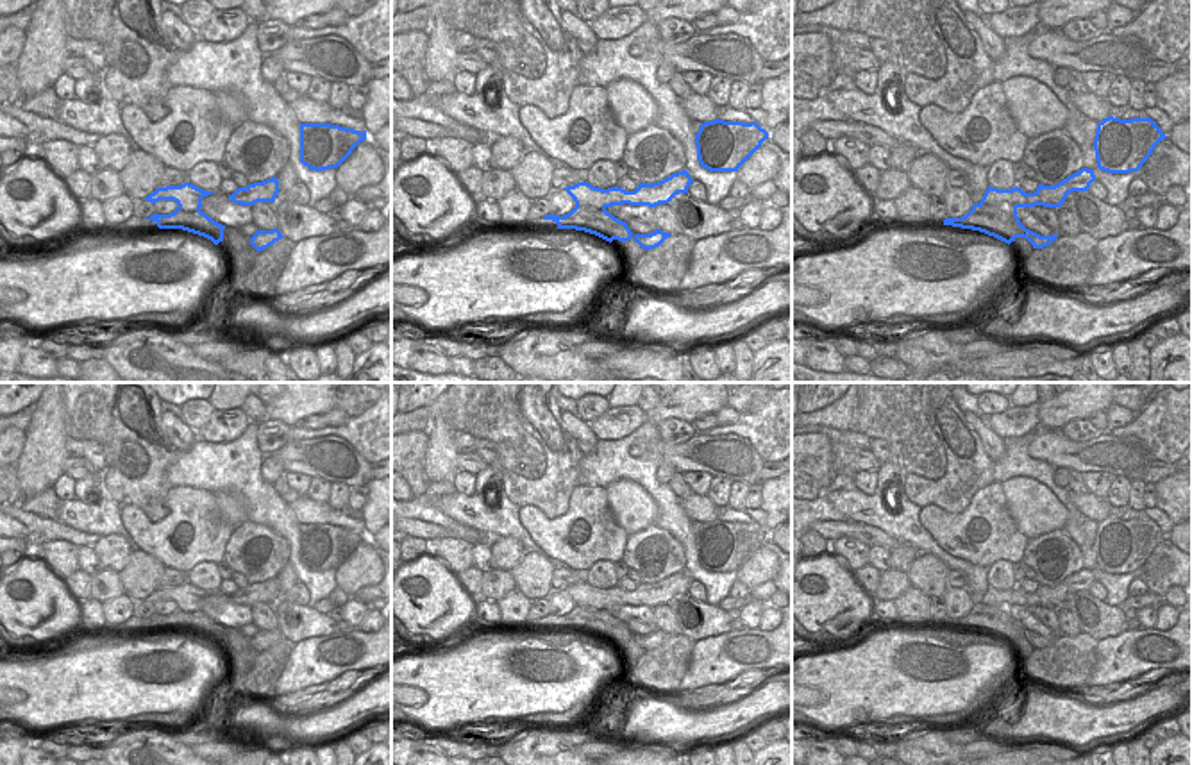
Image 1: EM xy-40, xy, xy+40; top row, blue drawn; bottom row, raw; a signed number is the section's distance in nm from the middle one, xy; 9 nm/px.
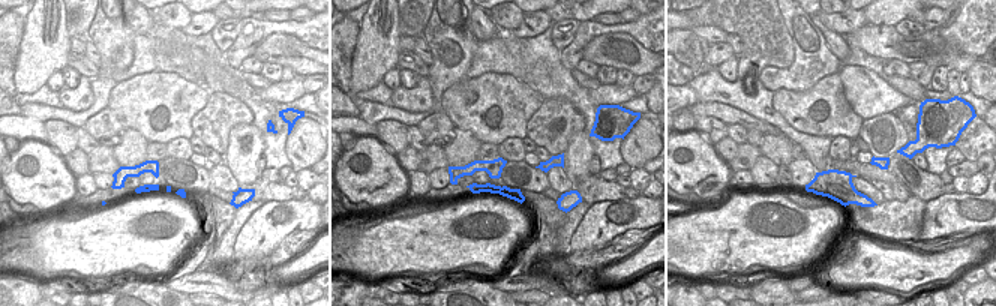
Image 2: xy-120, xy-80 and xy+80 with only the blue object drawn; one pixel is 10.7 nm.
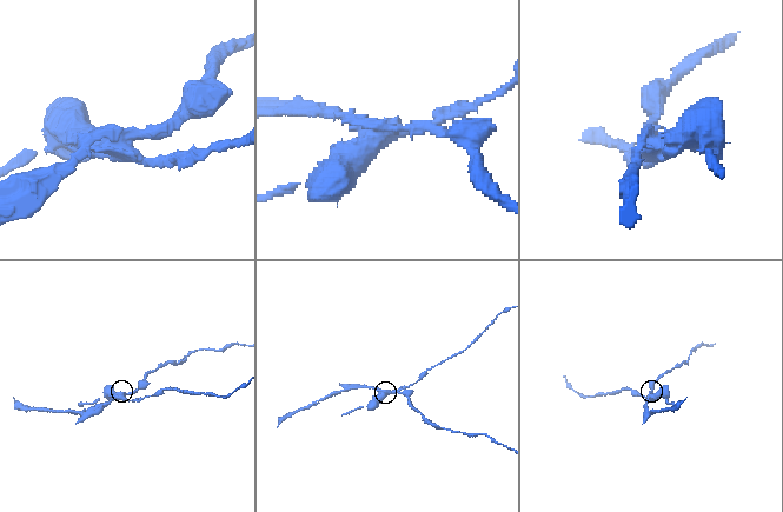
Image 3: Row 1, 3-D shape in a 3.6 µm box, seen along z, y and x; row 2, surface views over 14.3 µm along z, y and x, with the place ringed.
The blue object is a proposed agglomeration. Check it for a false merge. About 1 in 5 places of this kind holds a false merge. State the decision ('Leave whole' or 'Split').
Split

